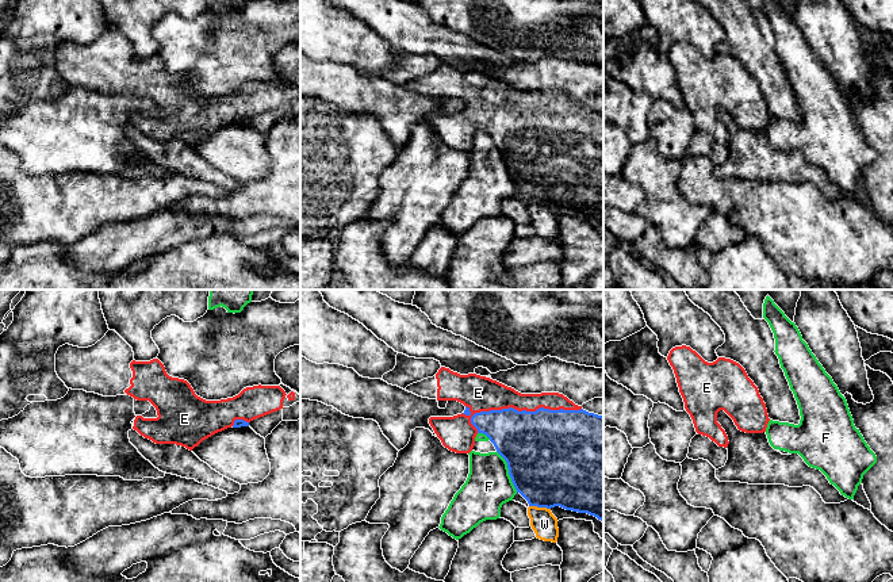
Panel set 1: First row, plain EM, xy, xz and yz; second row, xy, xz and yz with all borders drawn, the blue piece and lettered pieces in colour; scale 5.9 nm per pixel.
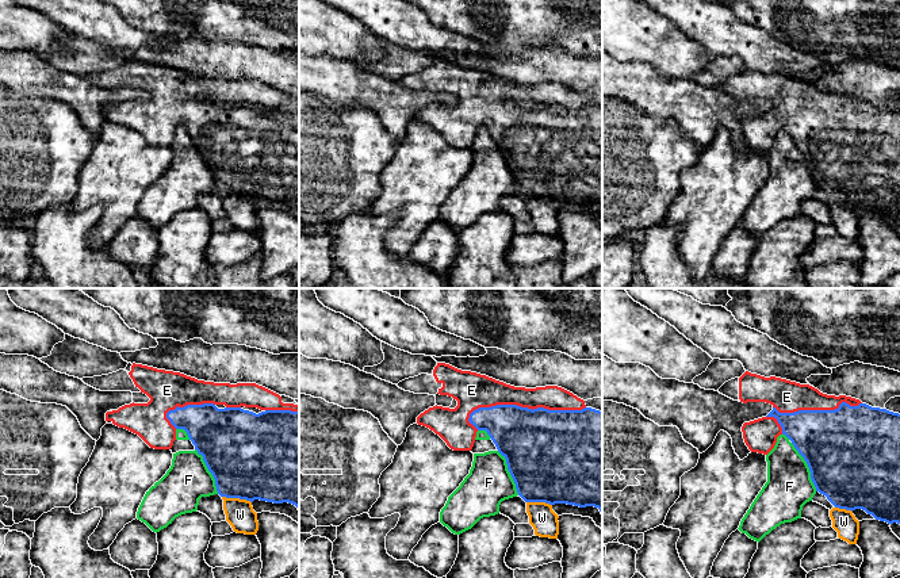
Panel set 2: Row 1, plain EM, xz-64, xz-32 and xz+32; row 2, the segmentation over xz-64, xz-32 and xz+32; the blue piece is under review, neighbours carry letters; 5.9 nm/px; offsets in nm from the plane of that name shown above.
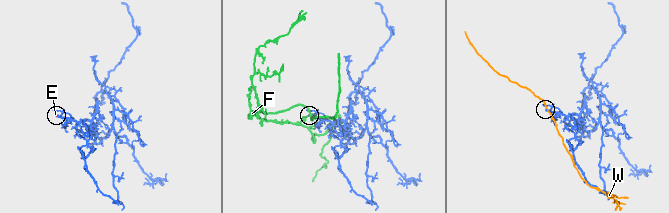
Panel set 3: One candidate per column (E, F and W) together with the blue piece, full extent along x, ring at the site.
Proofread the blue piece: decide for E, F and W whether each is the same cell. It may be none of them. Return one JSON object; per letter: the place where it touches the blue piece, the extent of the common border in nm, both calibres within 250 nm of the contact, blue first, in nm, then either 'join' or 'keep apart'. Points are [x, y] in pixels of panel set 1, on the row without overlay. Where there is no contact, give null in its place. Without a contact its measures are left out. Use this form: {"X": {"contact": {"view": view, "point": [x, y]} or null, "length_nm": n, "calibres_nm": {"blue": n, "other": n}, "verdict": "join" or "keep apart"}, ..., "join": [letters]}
{"E": {"contact": {"view": "xz", "point": [522, 107]}, "length_nm": 700, "calibres_nm": {"blue": 440, "other": 200}, "verdict": "join"}, "F": {"contact": {"view": "xz", "point": [509, 168]}, "length_nm": 280, "calibres_nm": {"blue": 500, "other": 280}, "verdict": "keep apart"}, "W": {"contact": {"view": "xz", "point": [540, 203]}, "length_nm": 130, "calibres_nm": {"blue": 480, "other": 150}, "verdict": "keep apart"}, "join": ["E"]}

